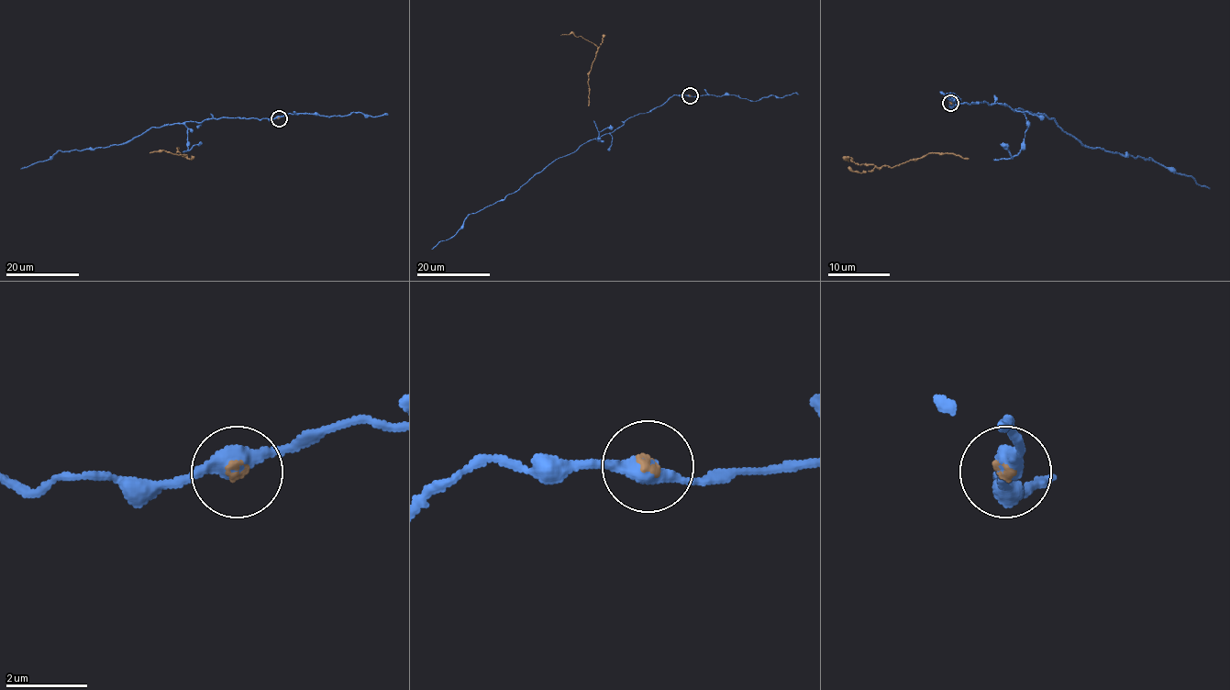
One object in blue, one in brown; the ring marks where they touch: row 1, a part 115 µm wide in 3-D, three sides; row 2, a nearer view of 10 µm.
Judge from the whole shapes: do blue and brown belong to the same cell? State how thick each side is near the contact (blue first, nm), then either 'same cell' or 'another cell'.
420/110 nm | same cell

